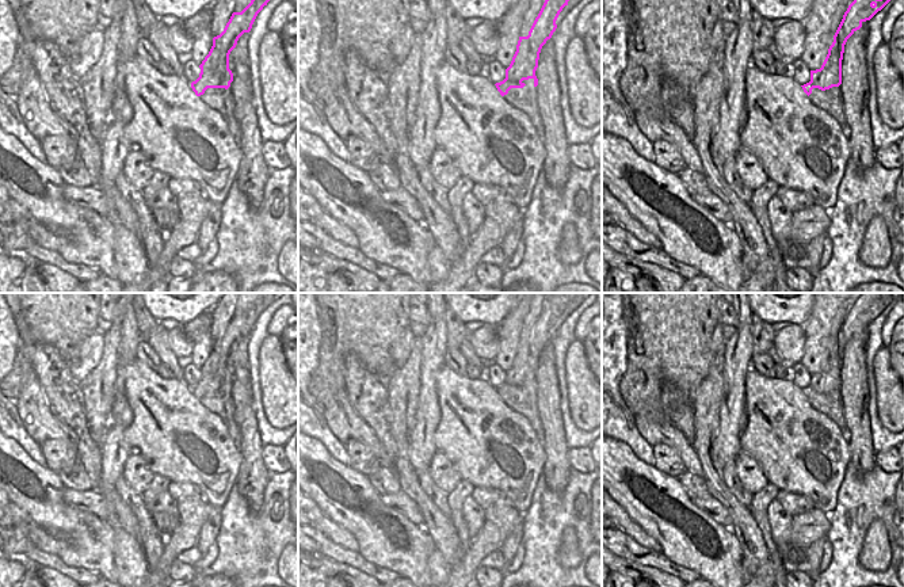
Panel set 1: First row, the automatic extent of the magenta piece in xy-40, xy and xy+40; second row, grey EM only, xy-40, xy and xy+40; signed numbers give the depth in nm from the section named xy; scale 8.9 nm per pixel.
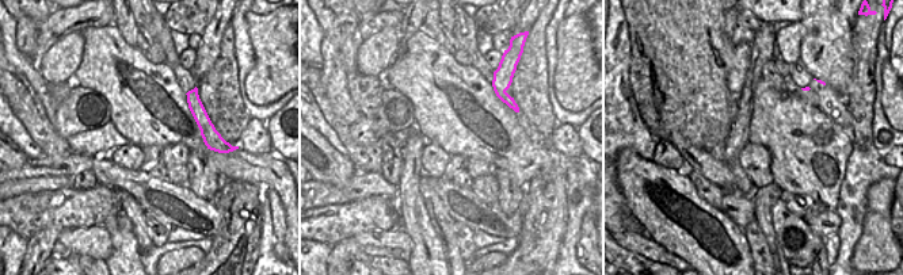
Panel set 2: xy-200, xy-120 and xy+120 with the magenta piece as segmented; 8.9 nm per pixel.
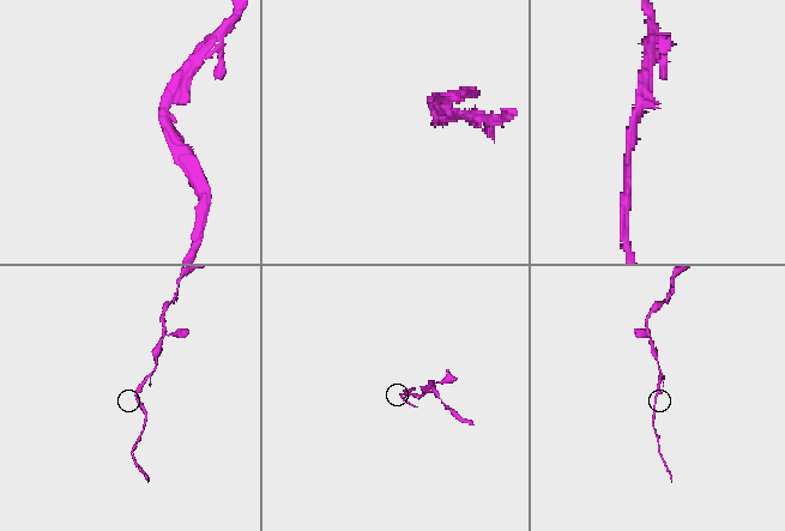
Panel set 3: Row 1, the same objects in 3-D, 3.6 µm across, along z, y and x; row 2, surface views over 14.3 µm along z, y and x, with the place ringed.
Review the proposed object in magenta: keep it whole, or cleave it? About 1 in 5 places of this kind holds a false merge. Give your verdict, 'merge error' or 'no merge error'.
no merge error

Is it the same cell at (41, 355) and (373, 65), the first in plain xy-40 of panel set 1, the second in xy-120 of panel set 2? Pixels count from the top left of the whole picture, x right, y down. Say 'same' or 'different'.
different

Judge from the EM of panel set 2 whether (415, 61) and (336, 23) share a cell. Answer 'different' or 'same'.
different

